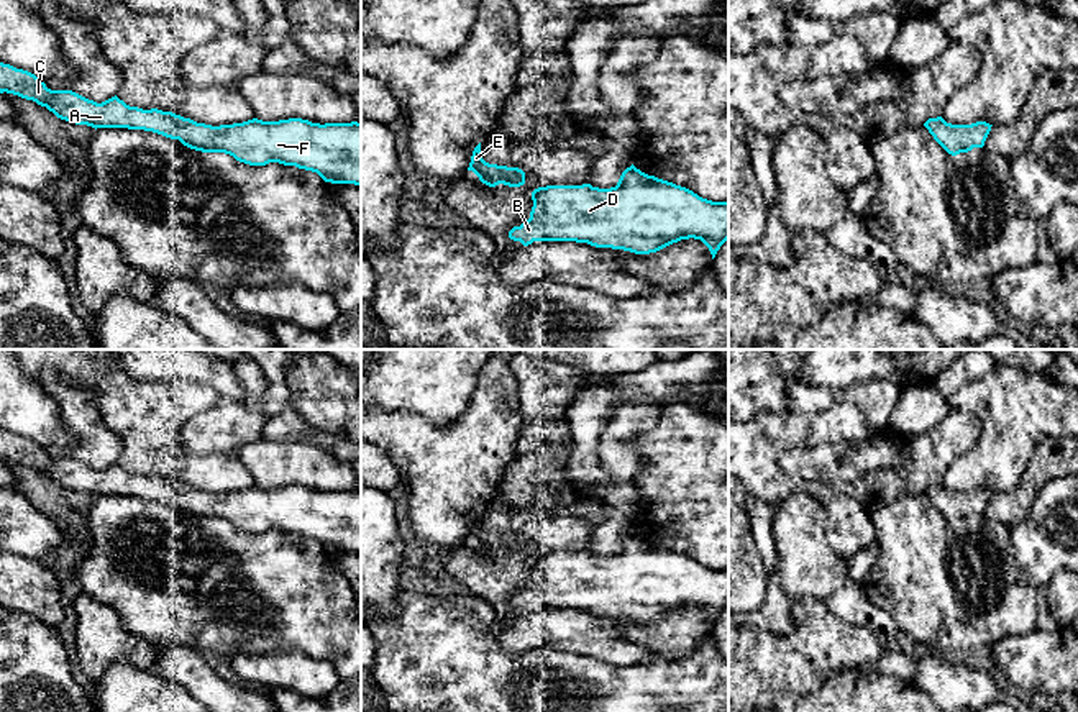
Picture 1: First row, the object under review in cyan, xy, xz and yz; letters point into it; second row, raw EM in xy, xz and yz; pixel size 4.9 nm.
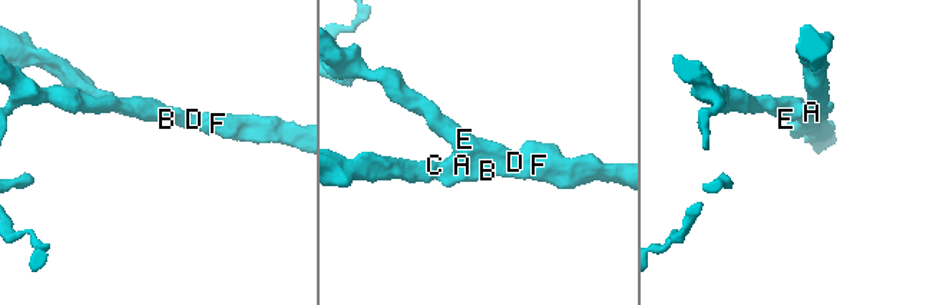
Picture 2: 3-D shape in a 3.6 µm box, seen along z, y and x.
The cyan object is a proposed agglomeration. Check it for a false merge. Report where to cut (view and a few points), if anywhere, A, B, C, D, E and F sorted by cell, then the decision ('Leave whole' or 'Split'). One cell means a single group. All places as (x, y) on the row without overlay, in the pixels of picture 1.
No split. Groups: A B C D E F. Leave whole

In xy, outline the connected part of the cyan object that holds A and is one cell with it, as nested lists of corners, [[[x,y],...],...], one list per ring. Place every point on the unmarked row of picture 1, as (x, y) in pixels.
[[[0,430],[0,461],[46,474],[57,486],[92,495],[144,497],[202,520],[225,520],[249,533],[279,530],[317,540],[325,550],[361,553],[361,491],[258,486],[212,494],[158,476],[130,474],[116,463],[97,471],[72,458],[51,458],[34,441]]]

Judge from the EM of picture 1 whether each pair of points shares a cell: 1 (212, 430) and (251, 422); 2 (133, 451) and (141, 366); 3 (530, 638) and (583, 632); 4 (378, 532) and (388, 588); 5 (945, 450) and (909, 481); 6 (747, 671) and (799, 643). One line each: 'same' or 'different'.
1: same
2: different
3: same
4: same
5: same
6: same

